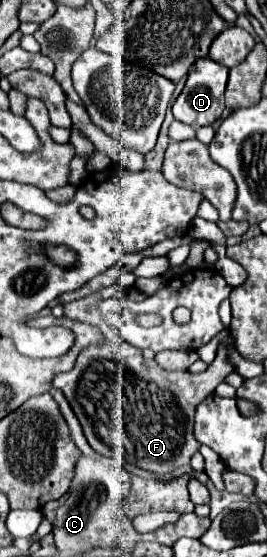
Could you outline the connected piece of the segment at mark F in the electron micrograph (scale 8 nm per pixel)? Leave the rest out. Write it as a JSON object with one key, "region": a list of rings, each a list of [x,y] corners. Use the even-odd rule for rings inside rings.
{"region":[[[115,283],[63,305],[65,317],[85,321],[87,325],[101,329],[101,333],[105,333],[105,341],[85,347],[79,353],[75,367],[67,373],[59,373],[53,379],[53,387],[65,393],[89,445],[97,453],[119,457],[121,451],[123,459],[131,465],[157,475],[175,473],[179,467],[189,467],[189,459],[199,451],[199,443],[193,439],[193,411],[233,371],[225,357],[225,347],[233,343],[233,337],[227,335],[221,341],[217,357],[205,373],[193,375],[189,371],[165,371],[155,361],[141,359],[139,349],[117,337],[117,333],[113,335],[113,331],[109,331],[105,325],[97,303],[107,297],[117,297],[119,293],[121,287]]]}

